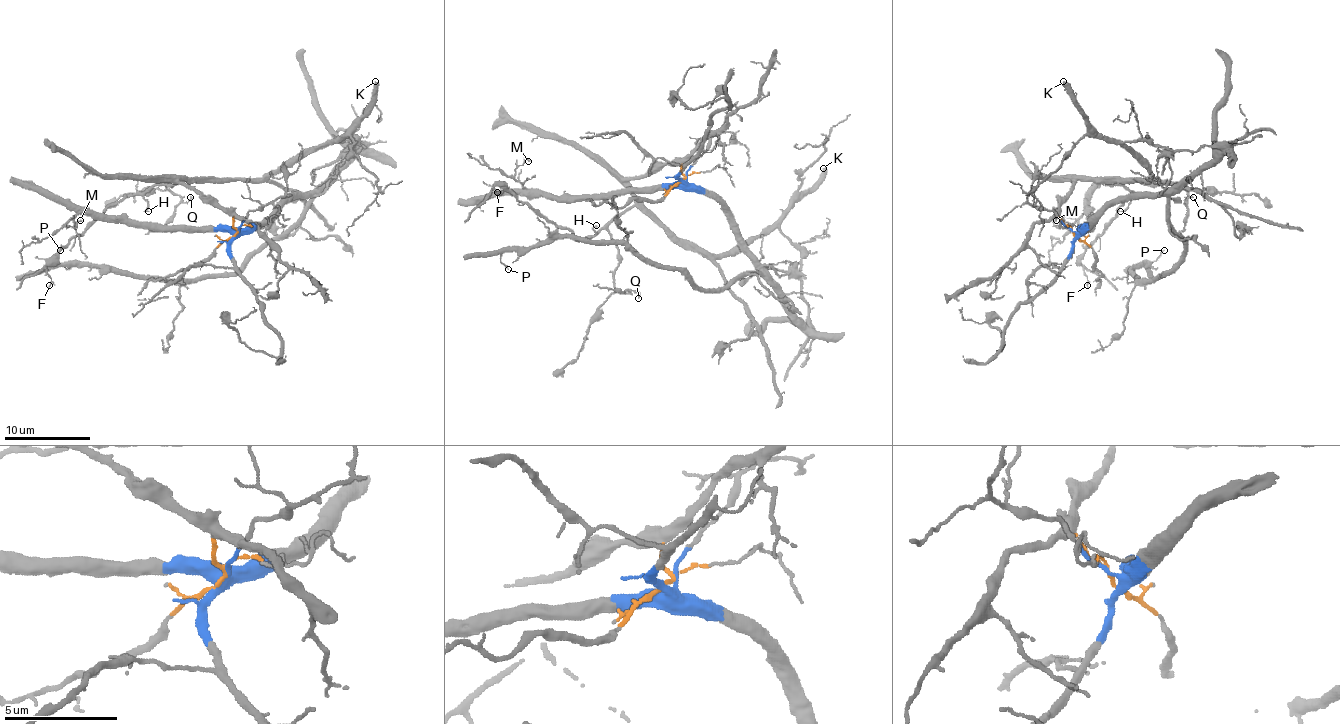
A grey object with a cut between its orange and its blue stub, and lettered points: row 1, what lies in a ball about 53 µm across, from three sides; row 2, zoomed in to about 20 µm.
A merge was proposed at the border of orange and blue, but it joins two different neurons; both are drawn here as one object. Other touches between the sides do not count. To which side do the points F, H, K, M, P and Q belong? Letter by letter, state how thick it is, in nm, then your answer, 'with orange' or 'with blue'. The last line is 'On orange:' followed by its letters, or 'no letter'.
F: 140 nm thick; with orange
H: 110 nm thick; with orange
K: 440 nm thick; with orange
M: 140 nm thick; with blue
P: 120 nm thick; with blue
Q: 100 nm thick; with orange
On orange: F, H, K, Q

